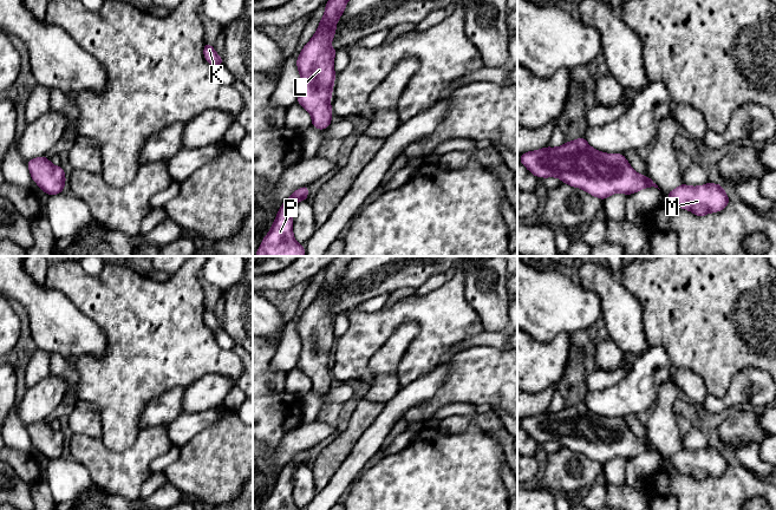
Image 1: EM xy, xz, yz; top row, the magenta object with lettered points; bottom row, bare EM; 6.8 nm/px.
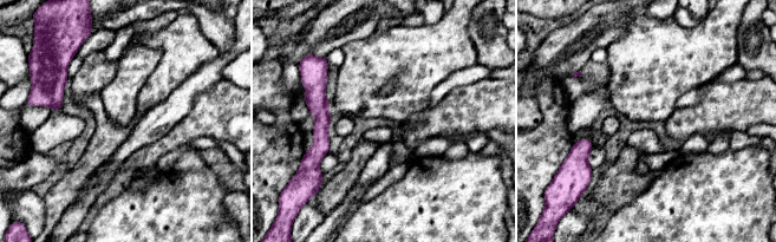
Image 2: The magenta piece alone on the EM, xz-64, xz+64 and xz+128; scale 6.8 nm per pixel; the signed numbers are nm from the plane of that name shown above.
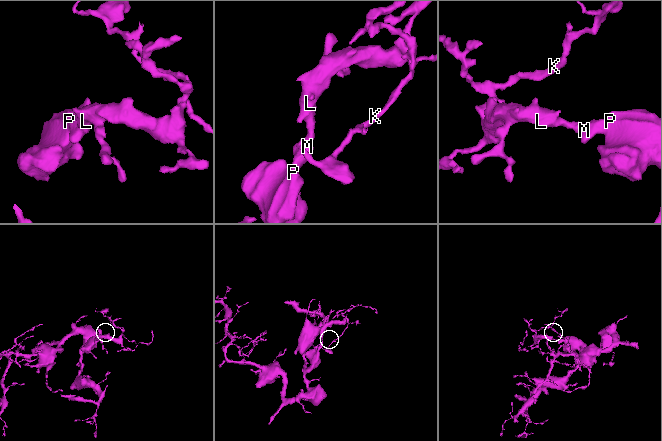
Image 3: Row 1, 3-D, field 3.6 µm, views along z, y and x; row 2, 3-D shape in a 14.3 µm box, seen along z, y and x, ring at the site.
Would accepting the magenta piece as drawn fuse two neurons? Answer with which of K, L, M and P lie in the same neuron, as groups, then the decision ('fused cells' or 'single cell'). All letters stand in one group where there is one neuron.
K L M P; single cell

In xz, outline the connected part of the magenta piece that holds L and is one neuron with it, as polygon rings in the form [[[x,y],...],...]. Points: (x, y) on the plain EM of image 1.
[[[337,256],[327,267],[325,279],[315,299],[300,316],[296,331],[301,353],[296,367],[312,380],[312,391],[325,394],[332,385],[331,360],[335,335],[334,321],[338,314],[331,312],[337,296],[335,288],[344,277],[347,266],[359,256]]]

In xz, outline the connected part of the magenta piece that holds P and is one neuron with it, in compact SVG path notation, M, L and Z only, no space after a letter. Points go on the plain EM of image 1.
M308 451L295 455L280 471L269 497L263 502L261 510L301 510L293 499L292 477L298 465L306 465Z

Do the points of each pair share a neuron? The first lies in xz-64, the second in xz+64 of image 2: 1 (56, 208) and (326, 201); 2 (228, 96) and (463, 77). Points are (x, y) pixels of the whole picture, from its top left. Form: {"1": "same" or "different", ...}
{"1": "same", "2": "different"}

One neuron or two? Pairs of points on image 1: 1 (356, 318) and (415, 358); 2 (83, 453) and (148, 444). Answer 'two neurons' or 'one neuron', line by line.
1: one neuron
2: one neuron

